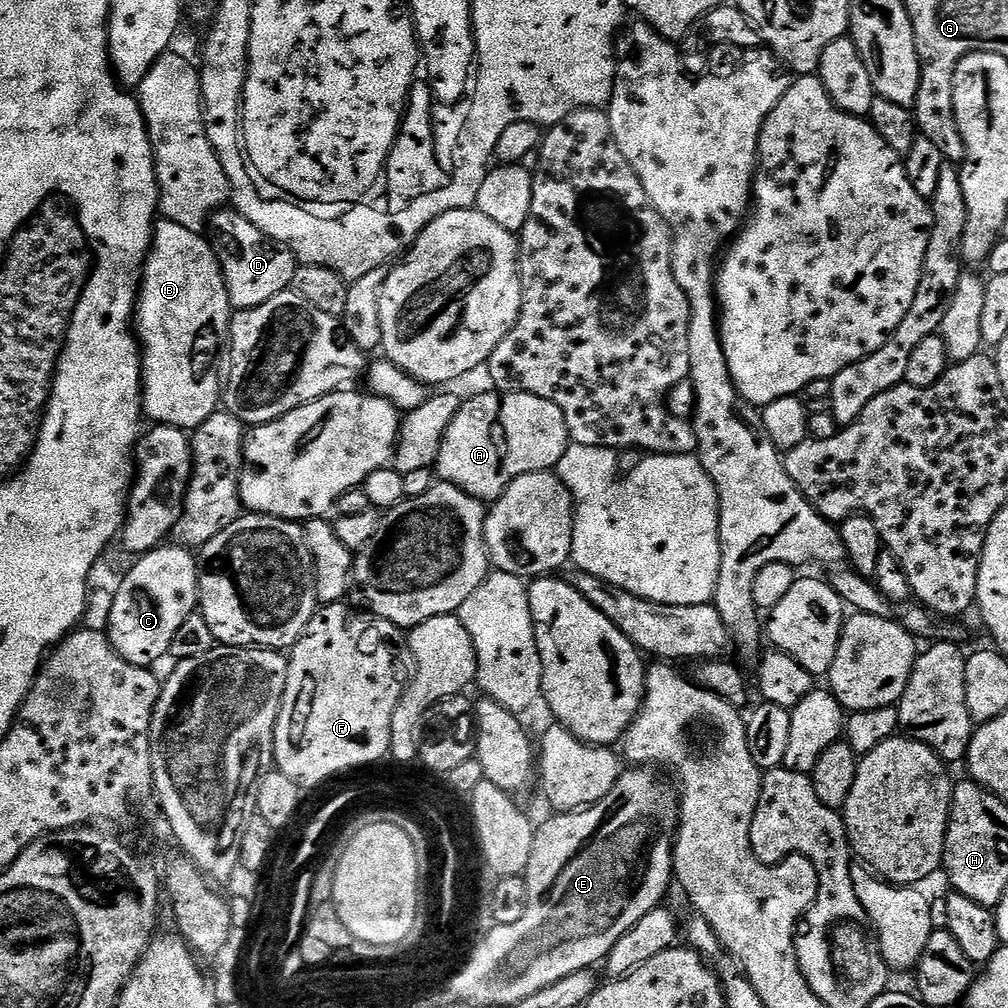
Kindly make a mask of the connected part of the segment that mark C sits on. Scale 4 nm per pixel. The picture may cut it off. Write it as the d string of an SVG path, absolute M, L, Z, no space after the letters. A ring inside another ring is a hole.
M183 546L156 547L150 552L141 555L129 576L122 582L122 588L111 597L112 609L108 612L106 631L108 641L114 650L126 662L134 666L152 668L163 656L167 657L172 651L174 634L197 611L200 602L200 569L191 551Z

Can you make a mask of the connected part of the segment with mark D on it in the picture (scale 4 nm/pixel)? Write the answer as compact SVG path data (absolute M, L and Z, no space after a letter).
M225 206L212 215L210 221L210 243L216 249L220 266L224 269L224 281L228 297L233 309L262 306L262 302L270 302L280 292L291 289L292 279L298 267L298 261L291 248L272 240L254 226L235 207Z

